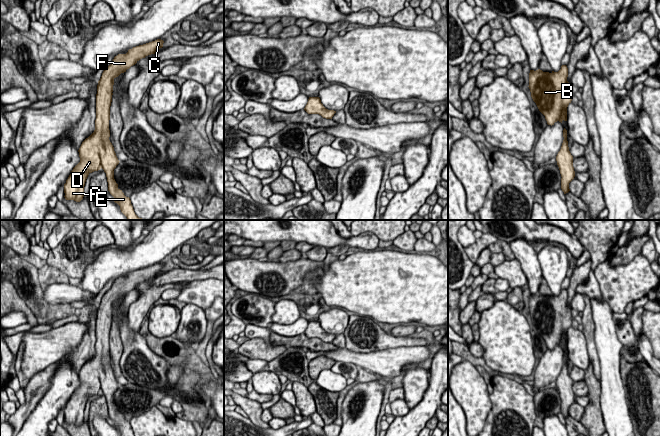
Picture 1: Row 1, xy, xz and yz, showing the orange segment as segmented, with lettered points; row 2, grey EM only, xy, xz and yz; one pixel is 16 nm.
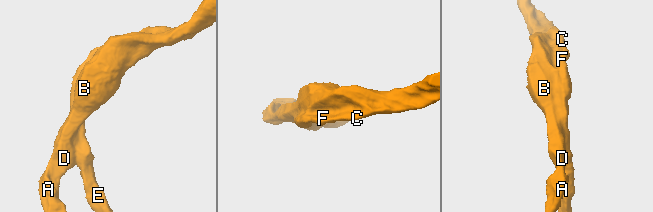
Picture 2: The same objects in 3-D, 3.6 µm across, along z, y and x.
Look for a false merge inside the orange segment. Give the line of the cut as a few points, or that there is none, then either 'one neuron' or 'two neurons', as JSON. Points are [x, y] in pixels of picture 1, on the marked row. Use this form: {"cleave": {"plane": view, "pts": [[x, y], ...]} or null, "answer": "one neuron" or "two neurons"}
{"cleave": null, "answer": "one neuron"}

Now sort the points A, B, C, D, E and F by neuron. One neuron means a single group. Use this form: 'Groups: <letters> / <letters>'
Groups: A B C D E F

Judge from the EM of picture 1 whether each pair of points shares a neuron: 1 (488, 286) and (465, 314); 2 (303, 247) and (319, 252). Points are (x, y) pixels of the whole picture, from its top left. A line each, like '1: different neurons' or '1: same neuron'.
1: same neuron
2: same neuron

